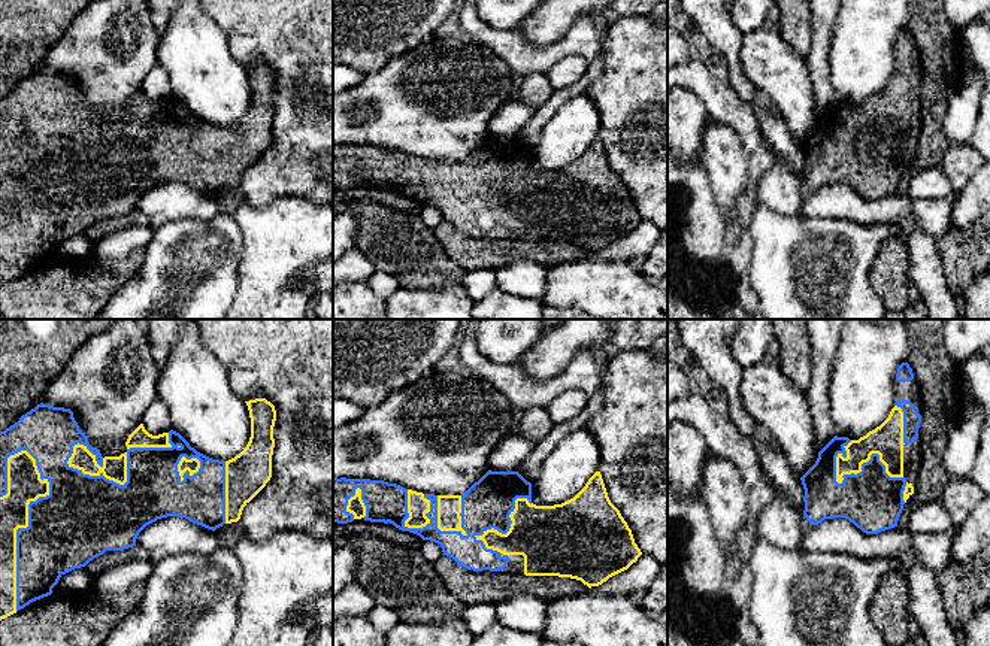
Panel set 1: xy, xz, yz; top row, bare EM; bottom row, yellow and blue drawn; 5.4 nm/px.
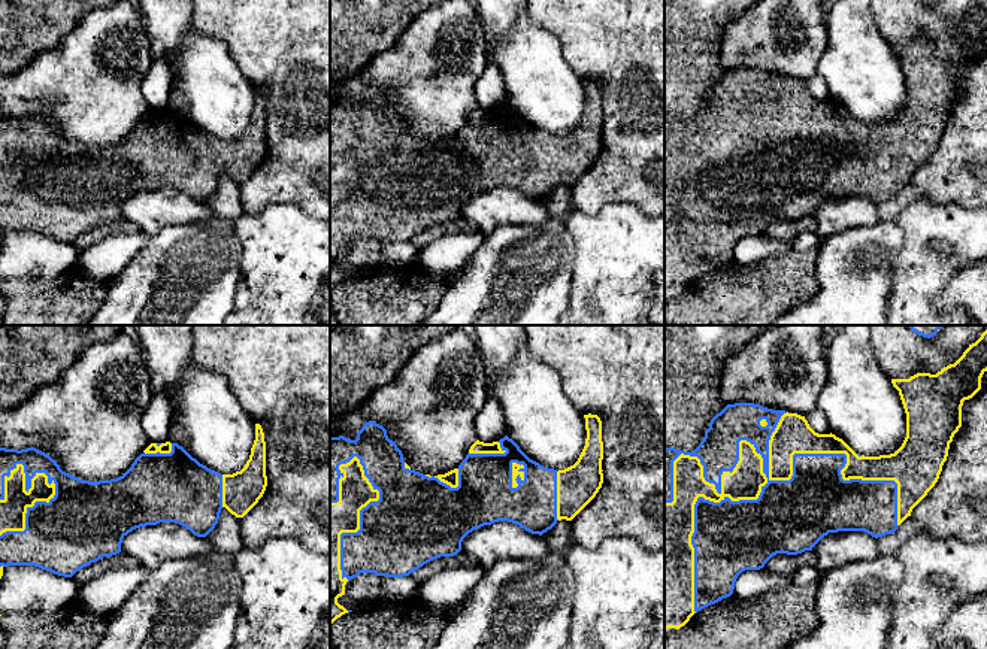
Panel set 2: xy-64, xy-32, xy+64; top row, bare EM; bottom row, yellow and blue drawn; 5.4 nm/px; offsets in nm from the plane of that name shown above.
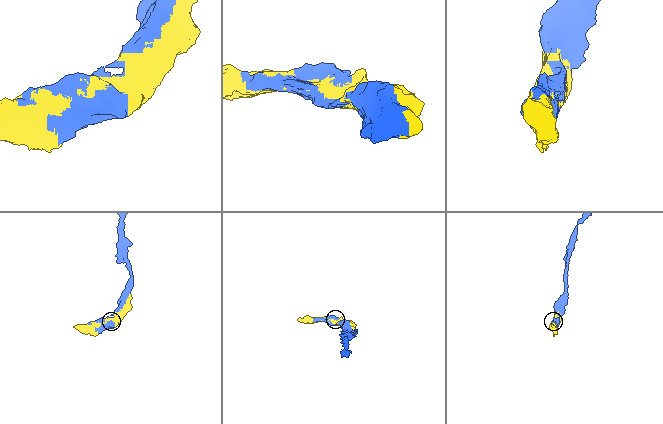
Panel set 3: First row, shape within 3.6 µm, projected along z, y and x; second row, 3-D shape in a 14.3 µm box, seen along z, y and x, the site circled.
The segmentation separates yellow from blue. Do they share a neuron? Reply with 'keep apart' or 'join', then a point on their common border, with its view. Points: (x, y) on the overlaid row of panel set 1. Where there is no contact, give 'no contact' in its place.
join | xy (90, 475)

